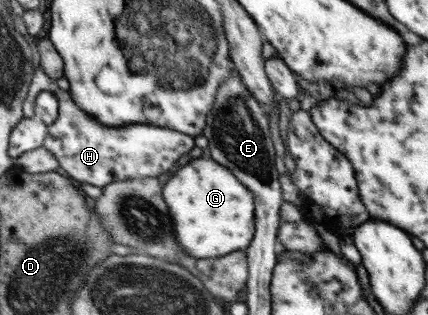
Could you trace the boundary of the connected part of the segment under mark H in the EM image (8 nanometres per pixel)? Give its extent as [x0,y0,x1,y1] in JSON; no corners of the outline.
[24,66,195,189]

